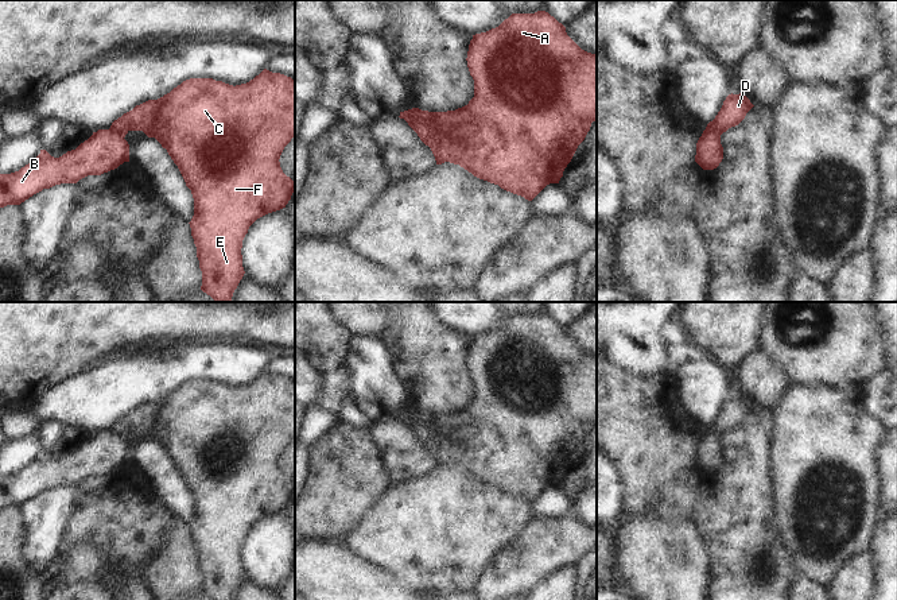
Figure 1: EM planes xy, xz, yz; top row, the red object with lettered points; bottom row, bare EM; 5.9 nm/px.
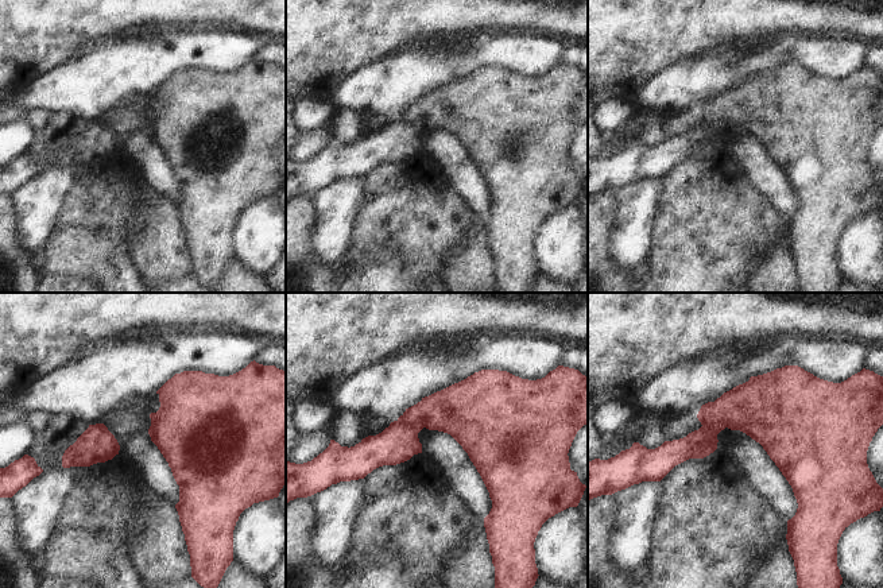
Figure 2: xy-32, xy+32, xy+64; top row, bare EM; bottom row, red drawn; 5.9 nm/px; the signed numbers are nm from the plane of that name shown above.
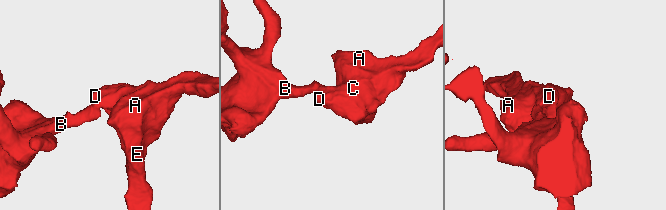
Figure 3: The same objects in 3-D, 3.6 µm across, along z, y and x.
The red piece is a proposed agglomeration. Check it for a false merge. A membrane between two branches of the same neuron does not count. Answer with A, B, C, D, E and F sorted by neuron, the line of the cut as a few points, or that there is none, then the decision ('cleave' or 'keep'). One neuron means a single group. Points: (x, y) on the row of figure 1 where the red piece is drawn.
A C D E F / B | xy (109, 128), (123, 138) | cleave

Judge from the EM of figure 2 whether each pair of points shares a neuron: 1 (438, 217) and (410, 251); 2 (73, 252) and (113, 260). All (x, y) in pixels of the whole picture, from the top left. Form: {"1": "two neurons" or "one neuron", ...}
{"1": "one neuron", "2": "one neuron"}

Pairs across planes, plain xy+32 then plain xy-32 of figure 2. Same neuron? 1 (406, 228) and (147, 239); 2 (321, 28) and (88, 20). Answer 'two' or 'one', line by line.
1: two
2: one

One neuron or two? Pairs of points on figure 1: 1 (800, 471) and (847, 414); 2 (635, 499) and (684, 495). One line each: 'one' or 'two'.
1: one
2: one

